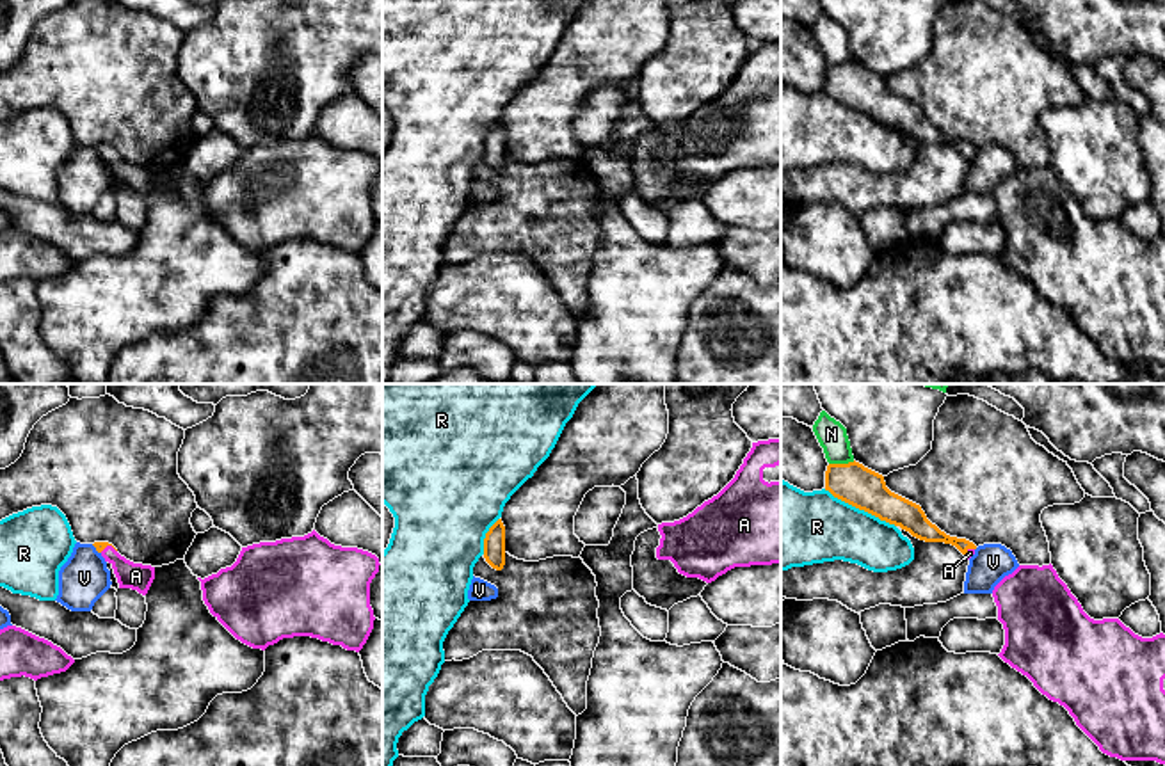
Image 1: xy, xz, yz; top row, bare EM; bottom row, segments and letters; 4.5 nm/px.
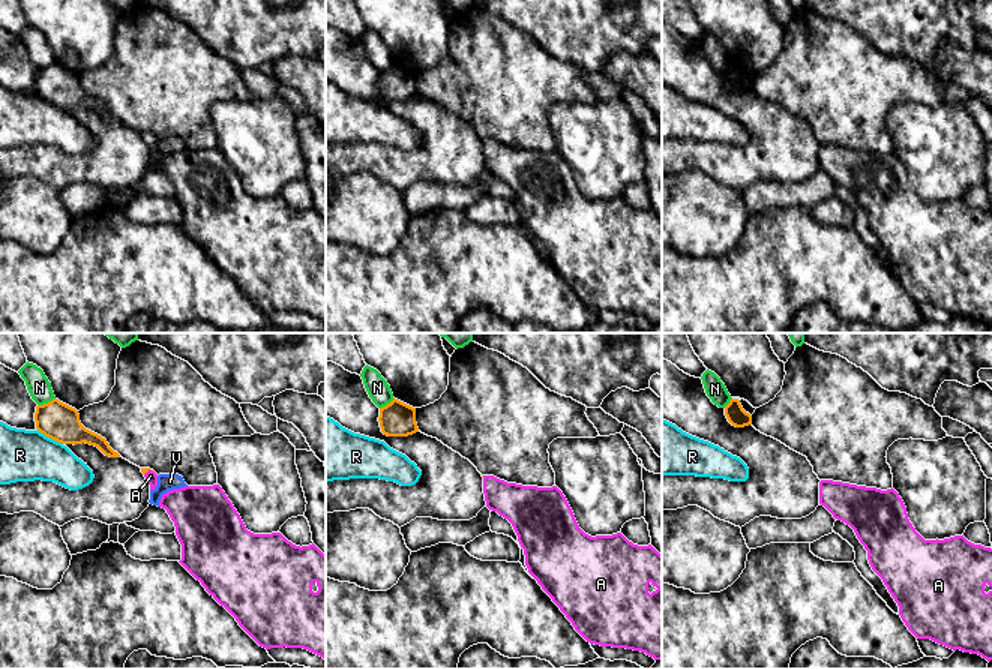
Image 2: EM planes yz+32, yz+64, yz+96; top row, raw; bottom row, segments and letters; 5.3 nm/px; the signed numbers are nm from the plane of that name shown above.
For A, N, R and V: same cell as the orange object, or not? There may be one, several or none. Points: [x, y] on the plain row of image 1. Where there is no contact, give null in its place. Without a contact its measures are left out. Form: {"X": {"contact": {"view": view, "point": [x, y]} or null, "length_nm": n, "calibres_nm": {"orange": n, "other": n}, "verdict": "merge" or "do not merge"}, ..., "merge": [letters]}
{"A": {"contact": {"view": "xy", "point": [107, 146]}, "length_nm": 80, "calibres_nm": {"orange": 50, "other": 120}, "verdict": "merge"}, "N": {"contact": {"view": "yz", "point": [842, 66]}, "length_nm": 120, "calibres_nm": {"orange": 190, "other": 140}, "verdict": "do not merge"}, "R": {"contact": {"view": "yz", "point": [859, 111]}, "length_nm": 360, "calibres_nm": {"orange": 190, "other": 320}, "verdict": "do not merge"}, "V": {"contact": {"view": "xy", "point": [96, 151]}, "length_nm": 60, "calibres_nm": {"orange": 50, "other": 220}, "verdict": "do not merge"}, "merge": ["A"]}

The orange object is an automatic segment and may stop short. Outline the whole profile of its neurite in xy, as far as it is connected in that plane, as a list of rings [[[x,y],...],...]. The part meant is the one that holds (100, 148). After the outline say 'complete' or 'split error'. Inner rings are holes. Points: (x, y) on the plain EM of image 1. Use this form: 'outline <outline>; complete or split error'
outline [[[94,144],[92,148],[105,160],[105,164],[112,167],[119,190],[132,190],[142,197],[148,195],[155,181],[155,169],[126,162],[108,144]]]; split error

